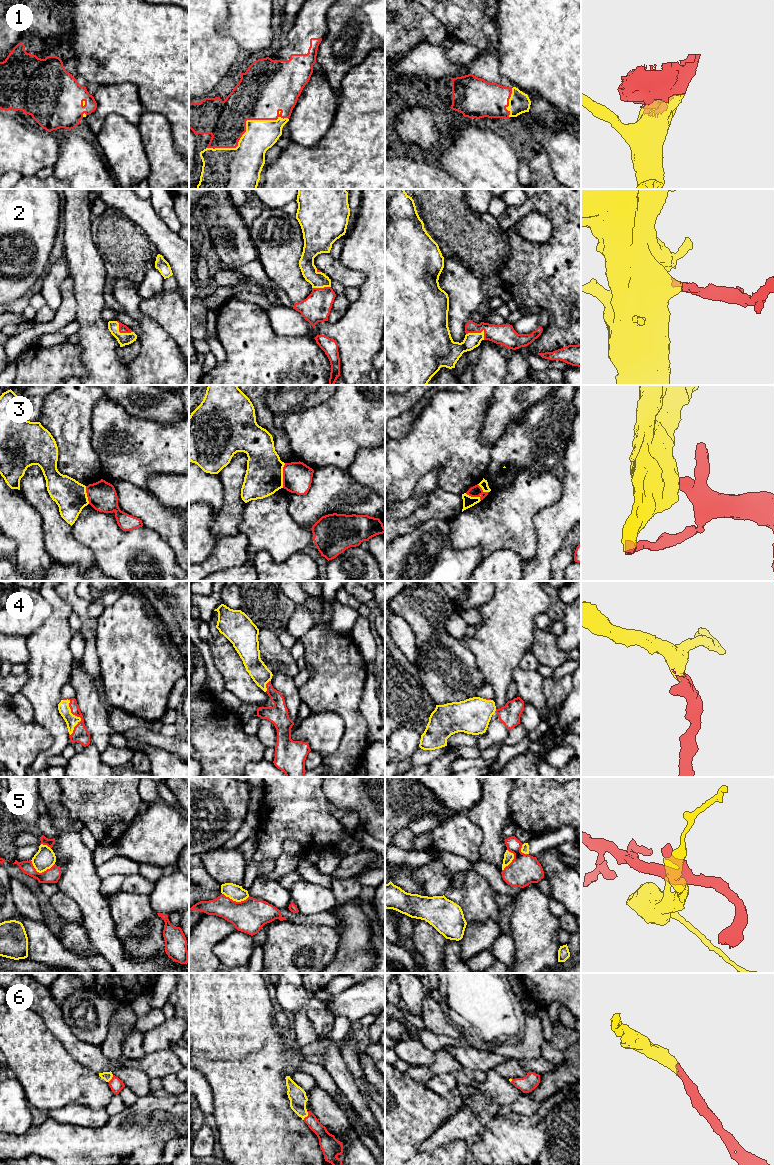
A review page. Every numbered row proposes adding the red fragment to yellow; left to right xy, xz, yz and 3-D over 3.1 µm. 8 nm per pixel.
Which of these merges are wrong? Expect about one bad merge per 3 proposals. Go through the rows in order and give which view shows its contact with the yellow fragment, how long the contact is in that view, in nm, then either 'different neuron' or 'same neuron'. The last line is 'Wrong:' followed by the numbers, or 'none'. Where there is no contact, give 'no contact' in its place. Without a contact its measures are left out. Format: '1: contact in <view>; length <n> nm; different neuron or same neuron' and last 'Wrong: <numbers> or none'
1: contact in xz; length 700 nm; same neuron
2: contact in yz; length 160 nm; same neuron
3: contact in xz; length 200 nm; different neuron
4: contact in xy; length 300 nm; same neuron
5: contact in xy; length 200 nm; different neuron
6: contact in xz; length 80 nm; same neuron
Wrong: 3, 5

